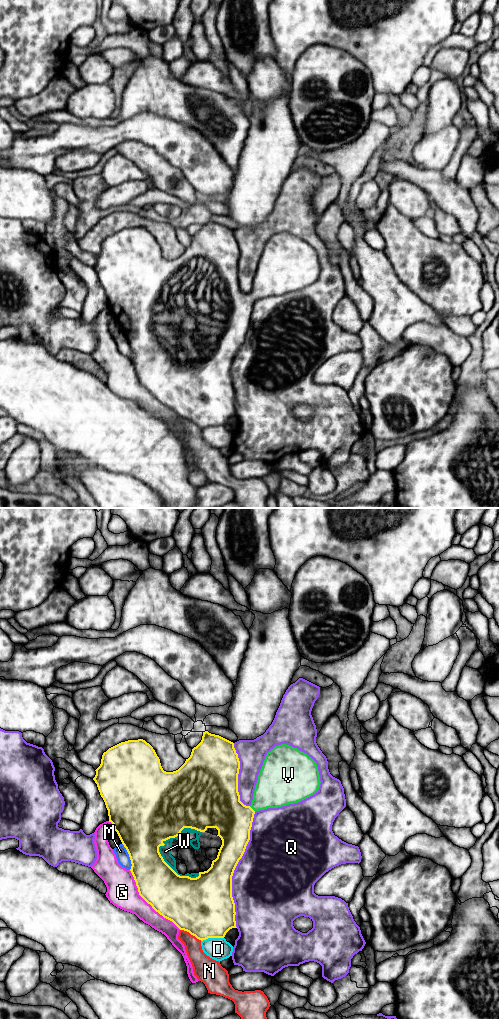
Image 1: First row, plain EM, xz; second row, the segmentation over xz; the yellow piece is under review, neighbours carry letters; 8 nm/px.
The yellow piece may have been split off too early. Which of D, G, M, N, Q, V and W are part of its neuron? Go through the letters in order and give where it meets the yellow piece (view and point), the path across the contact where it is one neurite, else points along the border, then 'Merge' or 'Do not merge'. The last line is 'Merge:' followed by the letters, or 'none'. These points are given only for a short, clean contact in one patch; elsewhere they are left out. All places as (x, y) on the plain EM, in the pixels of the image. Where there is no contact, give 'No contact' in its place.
D: Touches yellow at xz (212, 425). Do not merge
G: Touches yellow at xz (148, 391). Do not merge
M: Touches yellow at xz (129, 344). Do not merge
N: Touches yellow at xz (191, 422). Do not merge
Q: Touches yellow at xz (234, 357). Do not merge
V: Touches yellow at xz (251, 296). Path across: xz (220, 295), (227, 297), (251, 296), (275, 276). Merge
W: Touches yellow at xz (160, 343). Merge
Merge: V, W

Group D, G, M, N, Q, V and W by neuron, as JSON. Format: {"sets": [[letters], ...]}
{"sets": [["D"], ["G"], ["M"], ["N"], ["Q"], ["V", "W"]]}

